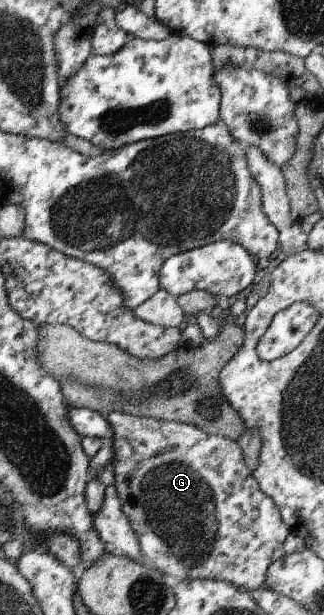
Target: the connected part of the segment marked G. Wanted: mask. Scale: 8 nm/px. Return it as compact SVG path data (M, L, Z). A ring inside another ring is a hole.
M112 411L107 415L110 433L113 437L112 450L114 456L111 461L118 496L120 497L123 513L128 517L132 530L140 541L140 557L144 563L154 565L164 573L173 575L177 582L184 579L211 578L225 580L235 584L248 592L253 592L265 585L267 568L276 559L283 557L284 541L290 534L290 527L280 514L277 504L260 490L257 480L252 476L252 471L246 466L244 455L239 444L232 439L210 434L197 426L165 420L156 420L147 416L134 416L125 412Z

